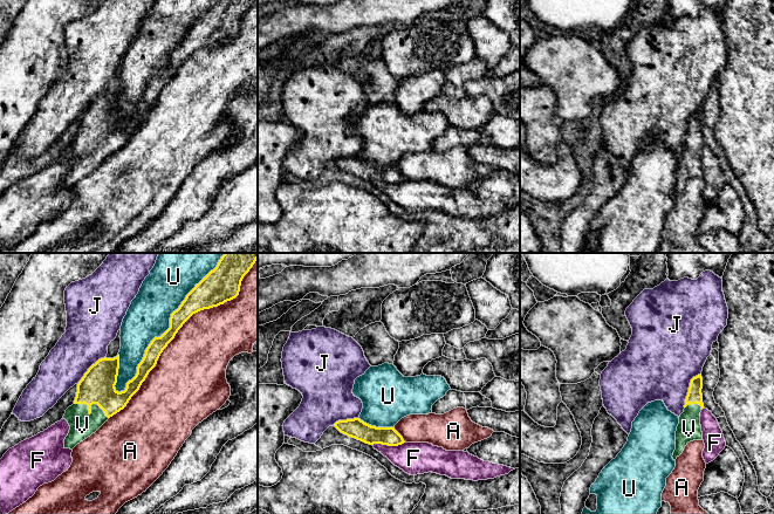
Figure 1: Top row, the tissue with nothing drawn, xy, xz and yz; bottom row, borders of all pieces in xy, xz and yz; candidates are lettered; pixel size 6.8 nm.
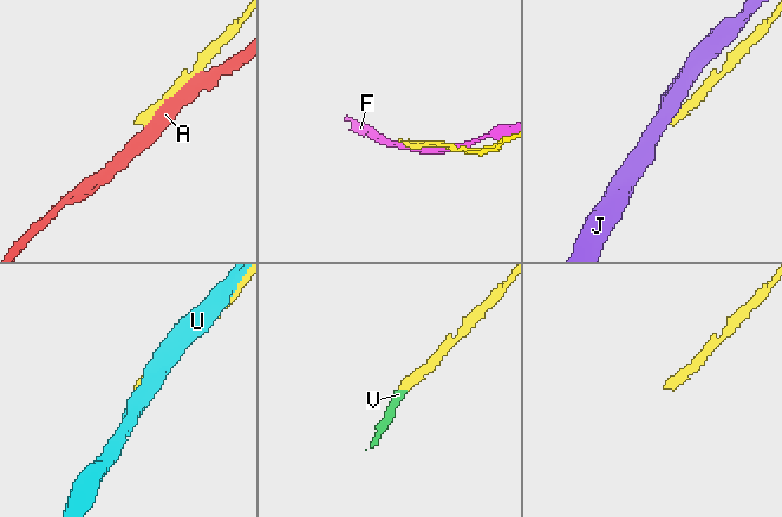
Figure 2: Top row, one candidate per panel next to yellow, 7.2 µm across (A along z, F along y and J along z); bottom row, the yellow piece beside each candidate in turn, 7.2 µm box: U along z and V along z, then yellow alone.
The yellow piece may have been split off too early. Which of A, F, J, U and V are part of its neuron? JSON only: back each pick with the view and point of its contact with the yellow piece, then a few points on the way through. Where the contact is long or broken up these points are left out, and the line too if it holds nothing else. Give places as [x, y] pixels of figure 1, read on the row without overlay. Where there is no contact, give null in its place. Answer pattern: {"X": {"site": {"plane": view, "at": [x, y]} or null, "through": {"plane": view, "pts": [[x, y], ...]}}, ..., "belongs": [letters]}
{"V": {"site": {"plane": "xy", "at": [90, 144]}, "through": {"plane": "xy", "pts": [[97, 123], [96, 138], [90, 144], [82, 163]]}}, "belongs": ["V"]}

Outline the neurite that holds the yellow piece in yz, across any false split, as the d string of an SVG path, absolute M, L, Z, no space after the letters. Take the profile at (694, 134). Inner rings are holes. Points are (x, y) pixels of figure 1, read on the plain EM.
M700 111L693 115L690 121L684 143L685 146L679 155L679 162L676 169L676 187L672 193L673 198L683 191L685 184L690 179L703 177L700 150L704 146L704 141L701 126L703 115Z

